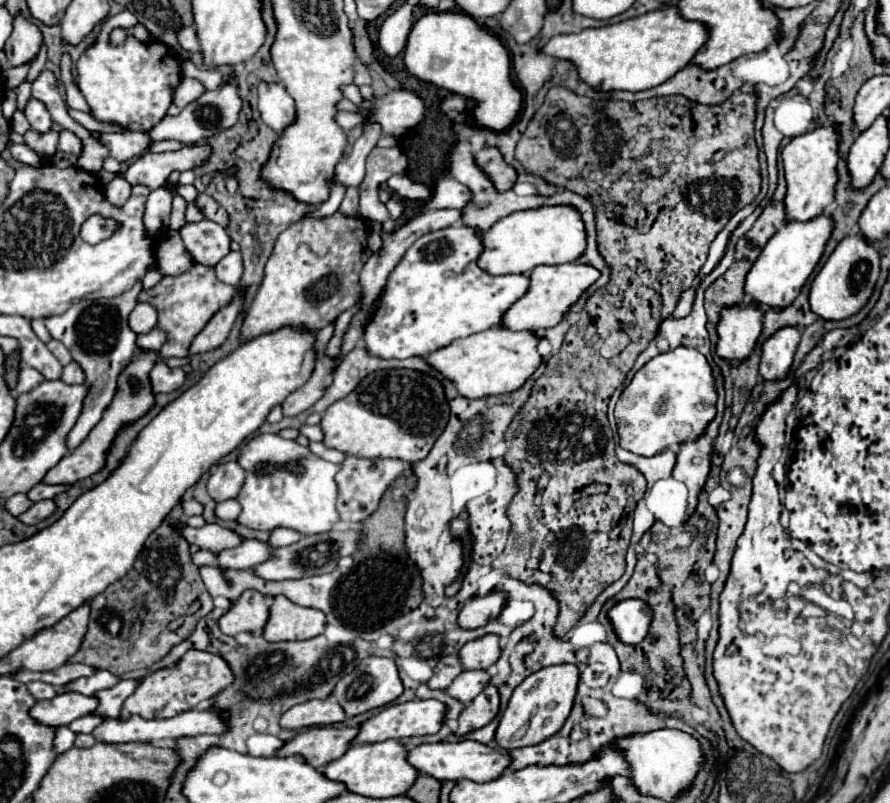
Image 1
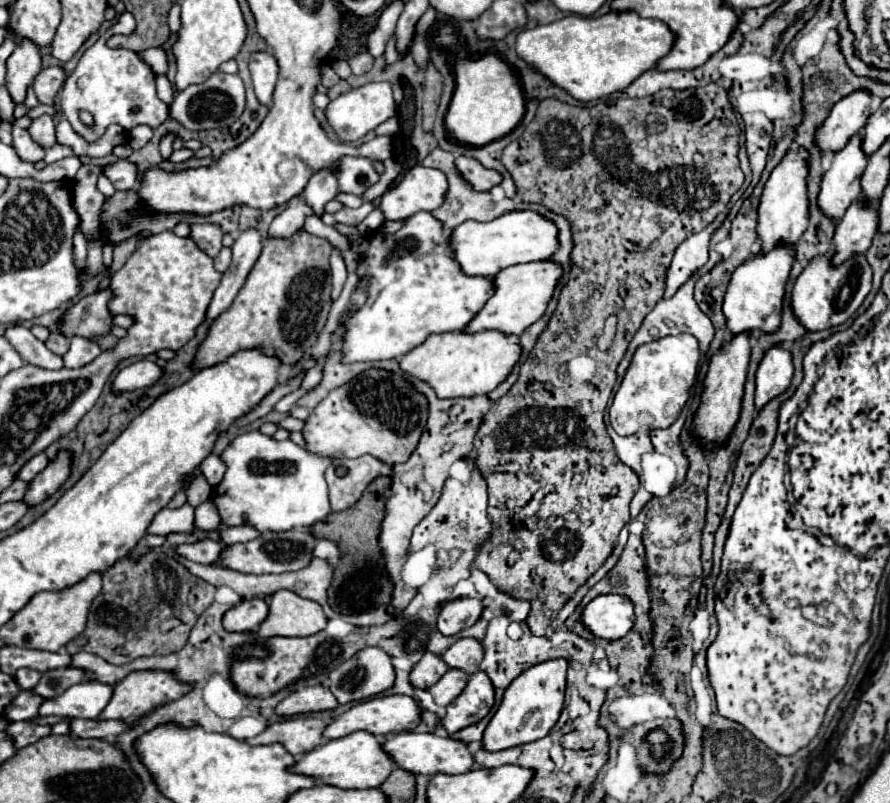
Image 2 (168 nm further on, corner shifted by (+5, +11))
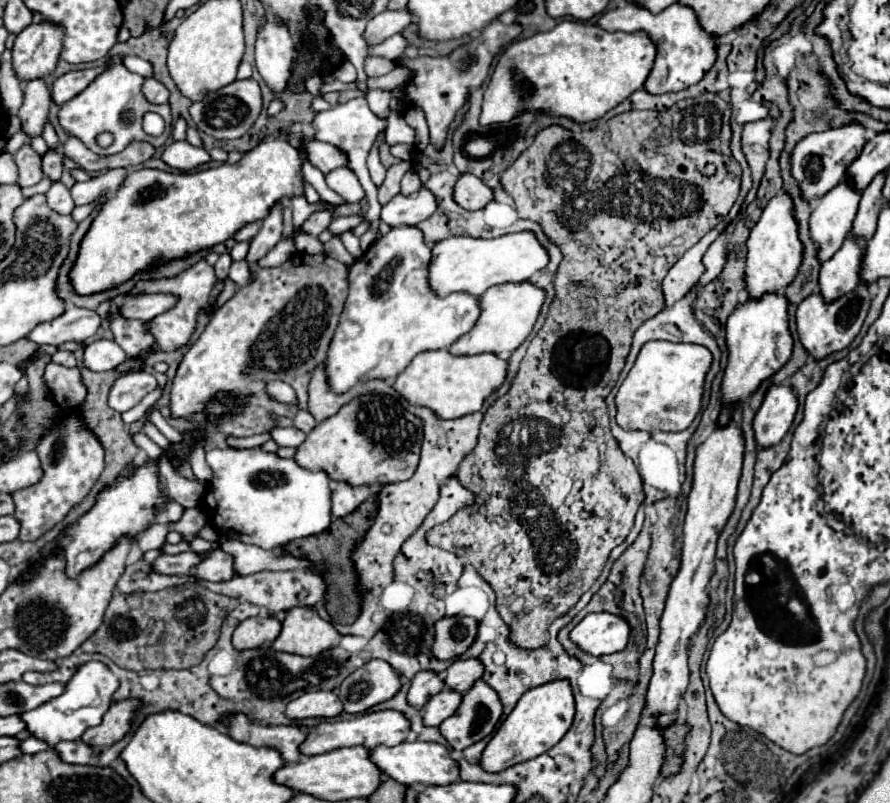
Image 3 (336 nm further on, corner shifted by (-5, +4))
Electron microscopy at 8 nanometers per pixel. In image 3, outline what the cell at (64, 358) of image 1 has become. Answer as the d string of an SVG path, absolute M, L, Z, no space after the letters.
M56 350L56 354L52 354L52 360L62 366L76 366L78 364L74 352L68 352L68 350Z

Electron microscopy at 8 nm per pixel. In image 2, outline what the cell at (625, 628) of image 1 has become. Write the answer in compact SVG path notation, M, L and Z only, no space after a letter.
M600 595L584 607L580 623L594 637L608 641L620 639L634 625L632 601L628 601L628 597L622 595Z

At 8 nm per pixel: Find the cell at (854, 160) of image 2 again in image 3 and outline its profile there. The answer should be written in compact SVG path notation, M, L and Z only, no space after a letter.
M842 180L814 208L810 216L810 234L818 246L818 258L824 262L842 246L850 234L854 216L858 212L858 200L862 192L854 192L854 184Z

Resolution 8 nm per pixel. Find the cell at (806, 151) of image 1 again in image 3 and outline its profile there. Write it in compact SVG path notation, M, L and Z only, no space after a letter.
M788 192L774 196L764 208L758 224L752 228L748 238L748 260L746 260L746 286L752 298L760 298L764 292L782 292L802 262L802 242L798 240L798 220L794 216L794 200Z

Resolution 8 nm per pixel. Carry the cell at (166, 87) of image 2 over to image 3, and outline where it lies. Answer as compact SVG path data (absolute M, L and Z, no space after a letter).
M148 78L144 82L144 90L142 92L144 92L144 96L146 96L148 102L156 102L156 104L168 102L168 96L170 96L170 92L166 90L166 86L162 82L154 80L154 78Z

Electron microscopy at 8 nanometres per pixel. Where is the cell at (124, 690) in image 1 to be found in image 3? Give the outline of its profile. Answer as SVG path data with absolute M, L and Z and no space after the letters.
M86 662L76 670L72 680L66 684L62 696L52 698L50 702L30 712L24 712L22 718L30 734L40 740L46 740L50 746L56 746L62 740L78 740L86 732L86 728L98 726L102 722L102 716L108 712L112 704L112 694L116 688L118 688L118 680L108 672L104 664Z

